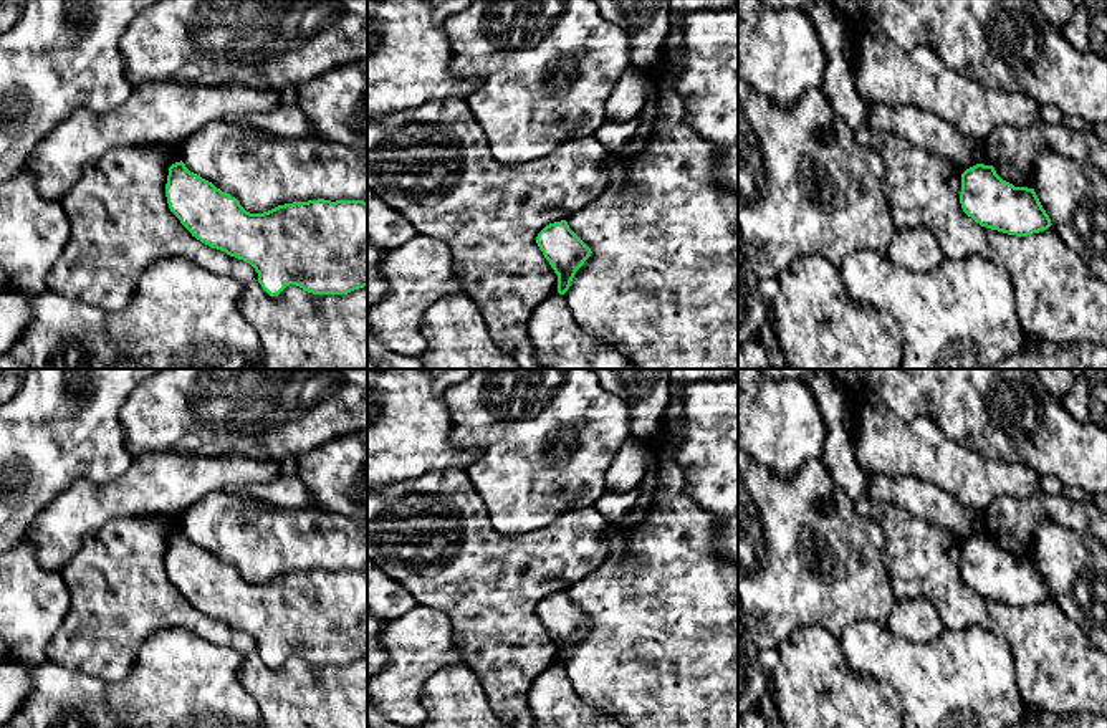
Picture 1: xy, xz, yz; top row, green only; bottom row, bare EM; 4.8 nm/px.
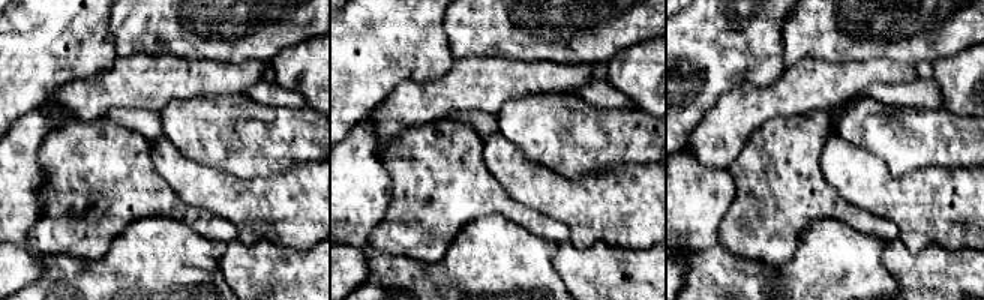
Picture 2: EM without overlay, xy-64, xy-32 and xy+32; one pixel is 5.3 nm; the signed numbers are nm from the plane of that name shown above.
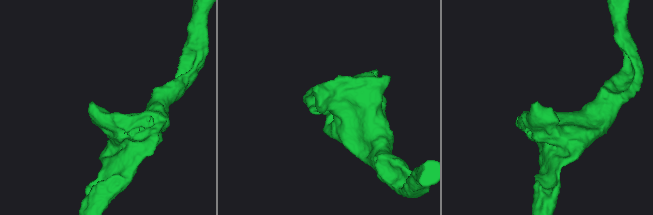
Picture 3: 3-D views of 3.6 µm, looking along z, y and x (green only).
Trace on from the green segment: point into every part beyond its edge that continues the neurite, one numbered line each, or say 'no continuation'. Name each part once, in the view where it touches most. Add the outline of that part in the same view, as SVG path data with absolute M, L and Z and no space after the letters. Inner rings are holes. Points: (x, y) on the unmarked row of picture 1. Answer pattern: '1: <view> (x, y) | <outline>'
no continuation

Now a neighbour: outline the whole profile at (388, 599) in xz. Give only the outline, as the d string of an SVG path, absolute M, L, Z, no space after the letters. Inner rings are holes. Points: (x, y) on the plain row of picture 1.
M367 559L367 609L376 617L386 622L402 617L417 606L415 597L400 582Z

